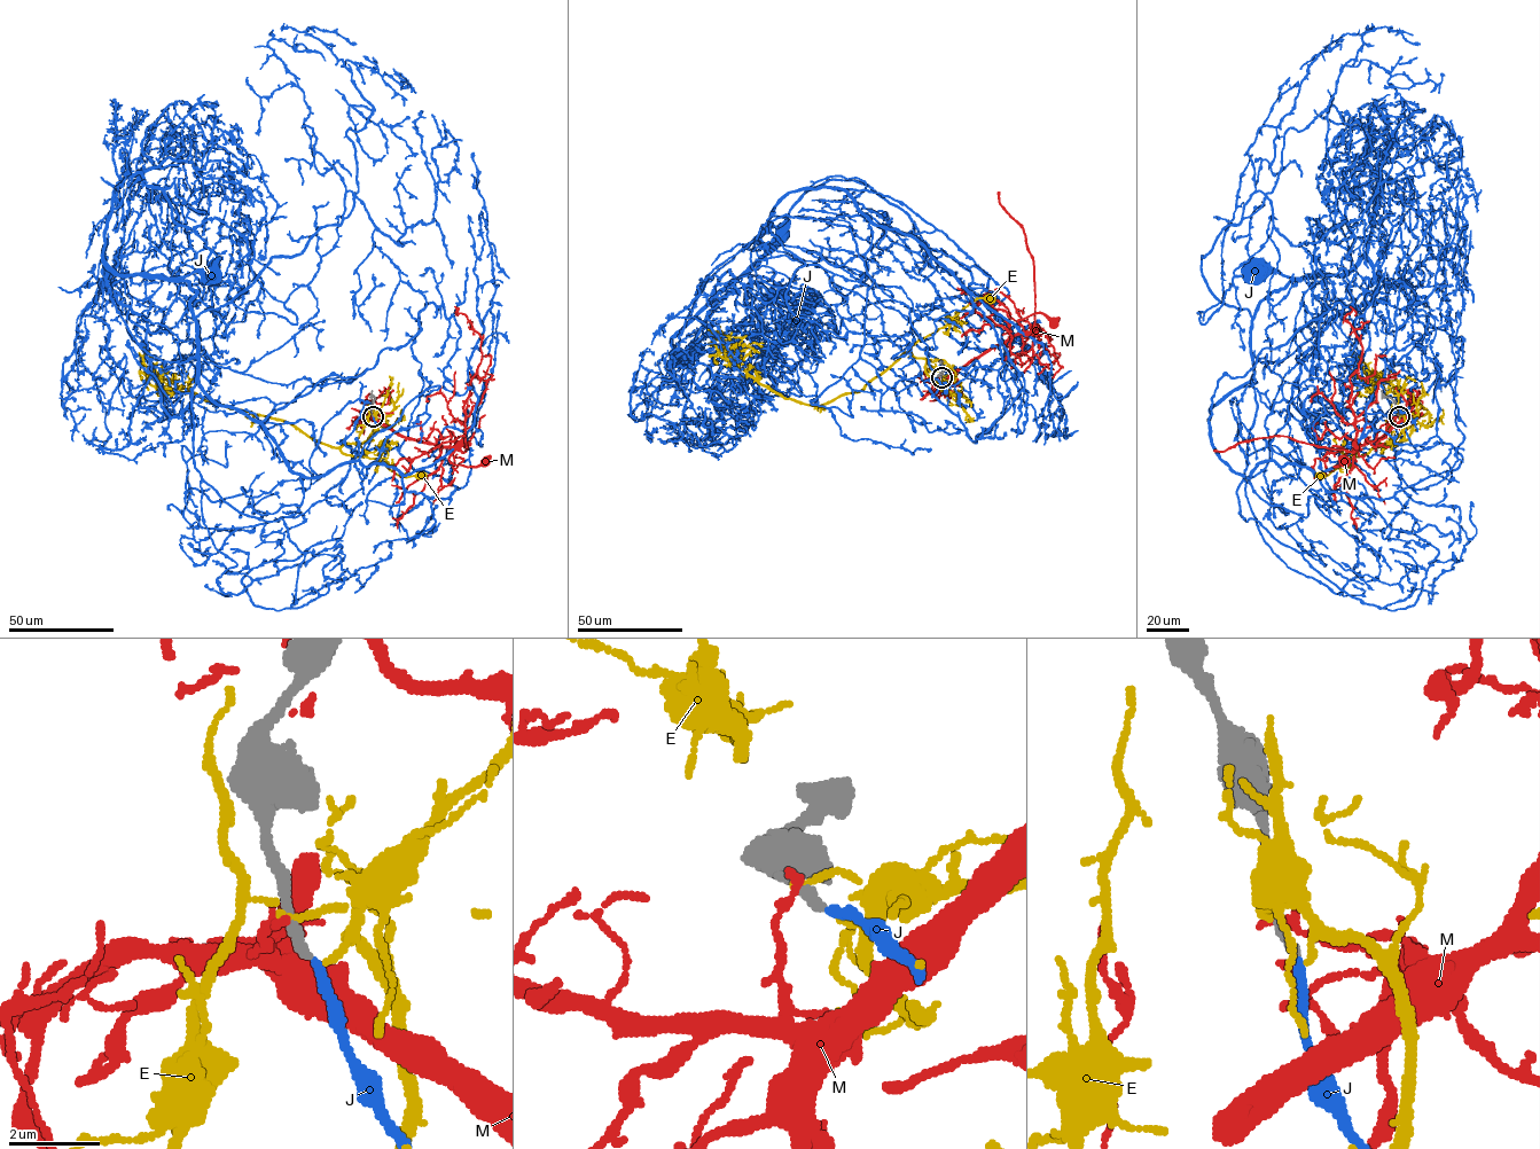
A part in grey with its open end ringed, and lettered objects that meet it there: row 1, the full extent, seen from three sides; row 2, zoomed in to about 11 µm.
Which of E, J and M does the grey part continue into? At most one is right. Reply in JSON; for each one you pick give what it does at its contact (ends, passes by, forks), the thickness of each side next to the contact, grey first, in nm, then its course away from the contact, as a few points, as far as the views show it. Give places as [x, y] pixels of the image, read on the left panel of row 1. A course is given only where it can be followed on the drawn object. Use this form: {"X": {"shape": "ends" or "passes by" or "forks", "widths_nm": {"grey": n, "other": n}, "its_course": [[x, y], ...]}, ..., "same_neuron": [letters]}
{"J": {"shape": "ends", "widths_nm": {"grey": 240, "other": 200}, "its_course": [[373, 416], [365, 451], [397, 443], [448, 497], [358, 460], [303, 477], [219, 406], [179, 279], [216, 273]]}, "same_neuron": ["J"]}

